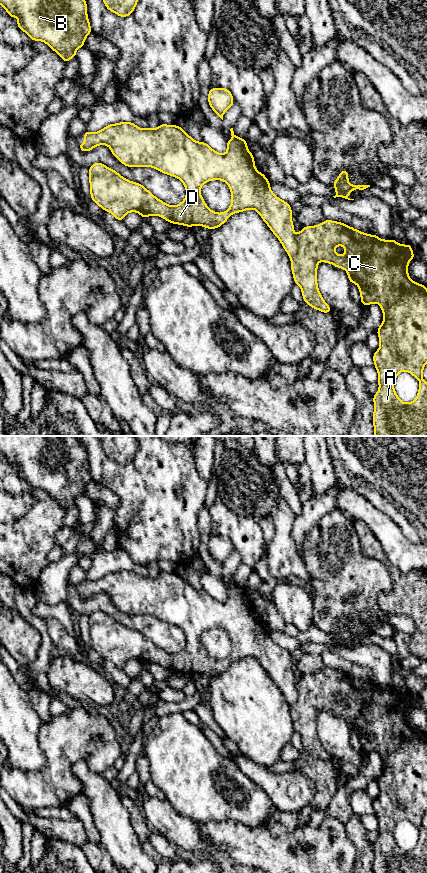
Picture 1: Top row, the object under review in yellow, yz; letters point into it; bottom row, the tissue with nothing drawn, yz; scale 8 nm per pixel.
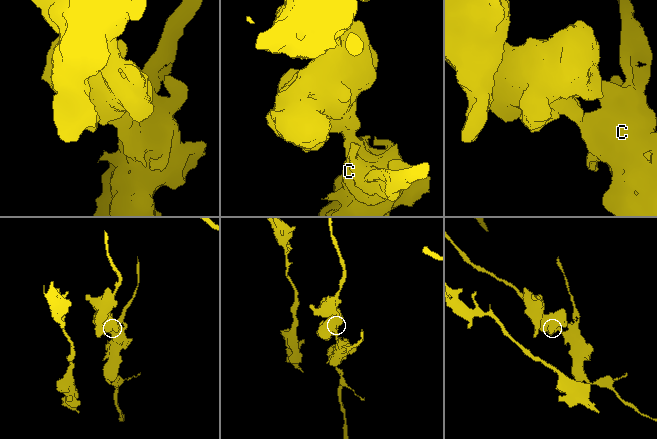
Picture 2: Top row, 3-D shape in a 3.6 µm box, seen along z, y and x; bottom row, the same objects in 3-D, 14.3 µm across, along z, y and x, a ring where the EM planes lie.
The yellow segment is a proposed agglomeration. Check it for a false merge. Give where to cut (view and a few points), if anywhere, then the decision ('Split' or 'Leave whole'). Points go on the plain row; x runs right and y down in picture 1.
Split along yz (295, 684), (297, 699), (291, 706). Split

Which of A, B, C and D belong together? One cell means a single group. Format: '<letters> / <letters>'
A C / B D

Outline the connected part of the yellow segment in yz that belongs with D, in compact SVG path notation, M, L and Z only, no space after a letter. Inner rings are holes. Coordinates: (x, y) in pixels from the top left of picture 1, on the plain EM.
M133 570L110 572L98 580L85 580L83 592L78 592L83 600L98 593L108 593L112 602L128 615L153 615L158 619L180 627L186 636L186 646L176 654L169 654L156 646L143 633L129 629L115 618L97 610L89 615L90 642L92 649L104 659L112 661L122 670L128 660L138 660L142 666L151 663L160 664L172 672L191 676L199 673L209 678L220 675L234 661L247 657L256 658L274 683L279 687L288 704L293 706L298 700L298 692L292 671L291 654L278 646L270 637L270 630L264 621L259 621L254 613L253 602L248 598L247 588L241 587L230 577L232 587L226 591L227 601L214 599L204 589L196 590L178 573L160 572L158 576L141 577ZM208 629L225 629L231 639L232 650L223 661L213 660L201 644L200 637Z

